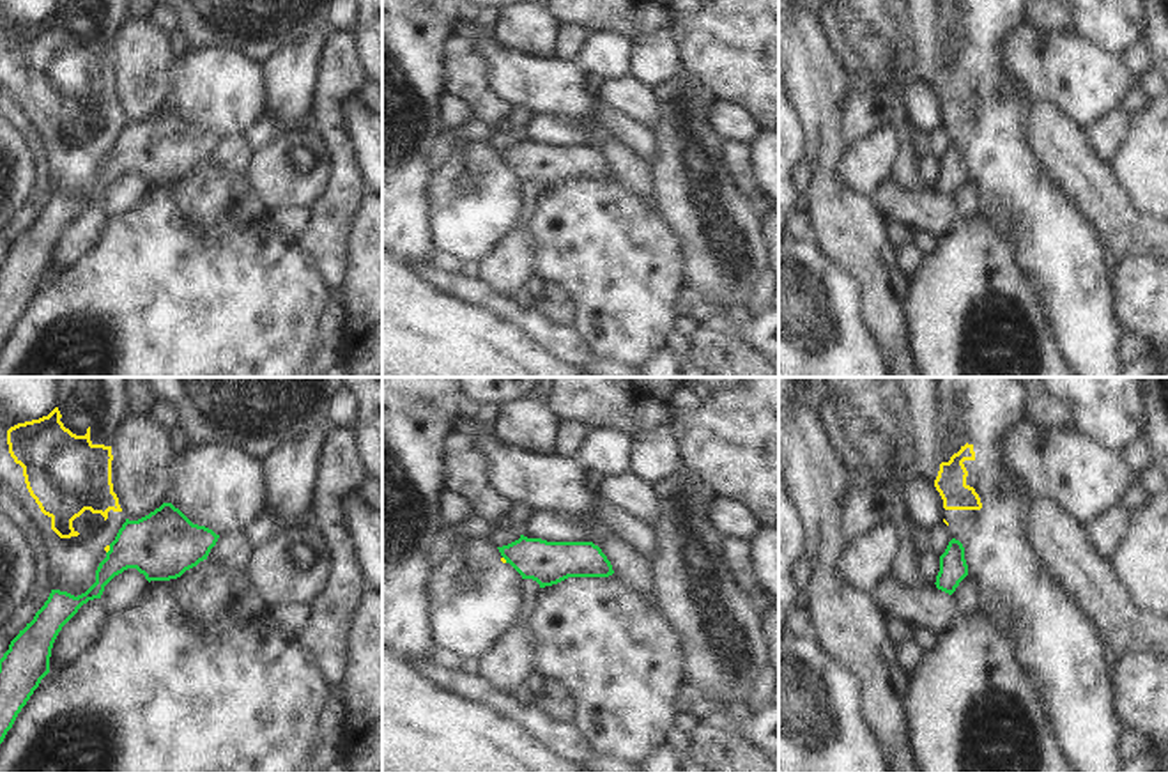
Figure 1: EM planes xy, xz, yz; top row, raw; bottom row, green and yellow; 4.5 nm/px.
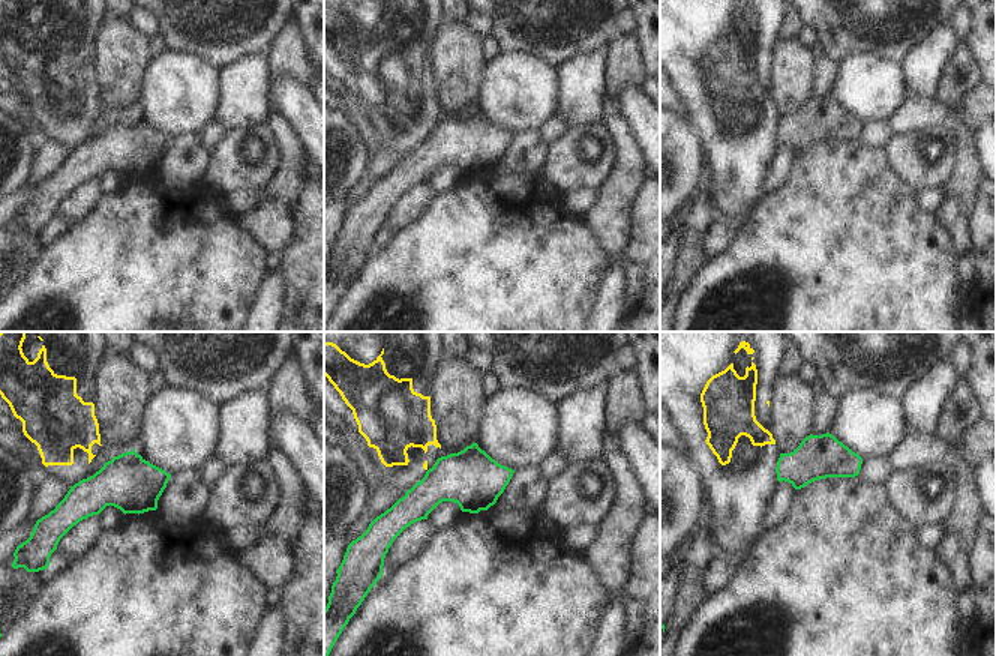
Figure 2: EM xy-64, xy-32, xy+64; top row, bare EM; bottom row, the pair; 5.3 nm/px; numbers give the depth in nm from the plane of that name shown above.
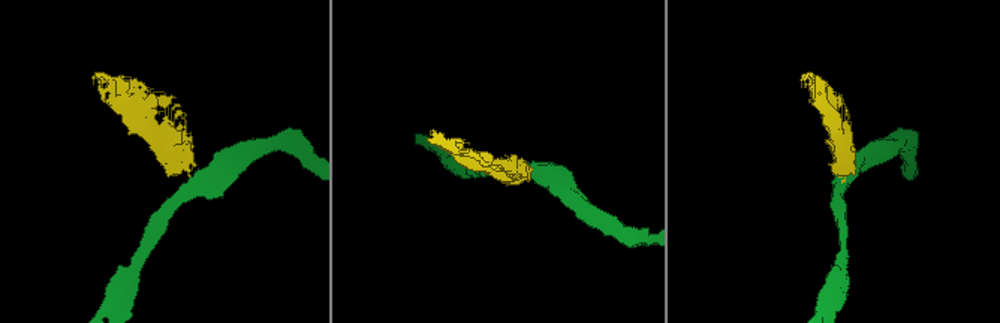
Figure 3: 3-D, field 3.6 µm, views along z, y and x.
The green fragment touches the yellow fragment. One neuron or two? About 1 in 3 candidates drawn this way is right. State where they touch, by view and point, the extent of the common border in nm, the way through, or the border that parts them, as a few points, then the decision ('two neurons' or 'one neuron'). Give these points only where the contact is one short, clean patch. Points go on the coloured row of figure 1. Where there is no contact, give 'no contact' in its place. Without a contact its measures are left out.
xy (110, 549) | 40 nm | along xy (110, 546), (107, 553) | two neurons

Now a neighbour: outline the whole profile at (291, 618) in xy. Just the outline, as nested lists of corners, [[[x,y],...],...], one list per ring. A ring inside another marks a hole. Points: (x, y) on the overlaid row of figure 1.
[[[303,602],[278,604],[271,607],[274,627],[294,637],[297,637],[304,630],[310,620],[310,613],[310,606]]]

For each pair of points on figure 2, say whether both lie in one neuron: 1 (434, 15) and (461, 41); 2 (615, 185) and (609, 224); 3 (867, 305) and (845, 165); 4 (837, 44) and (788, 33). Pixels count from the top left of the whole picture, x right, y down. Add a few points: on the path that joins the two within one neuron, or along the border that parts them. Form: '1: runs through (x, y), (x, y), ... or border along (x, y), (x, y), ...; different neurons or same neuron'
1: border along (443, 18), (434, 33), (429, 54); different neurons
2: runs through (615, 194), (609, 215); same neuron
3: runs through (845, 270), (845, 200); same neuron
4: border along (798, 15), (804, 24); different neurons

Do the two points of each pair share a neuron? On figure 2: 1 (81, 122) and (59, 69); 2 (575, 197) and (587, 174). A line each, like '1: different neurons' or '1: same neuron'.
1: same neuron
2: different neurons

